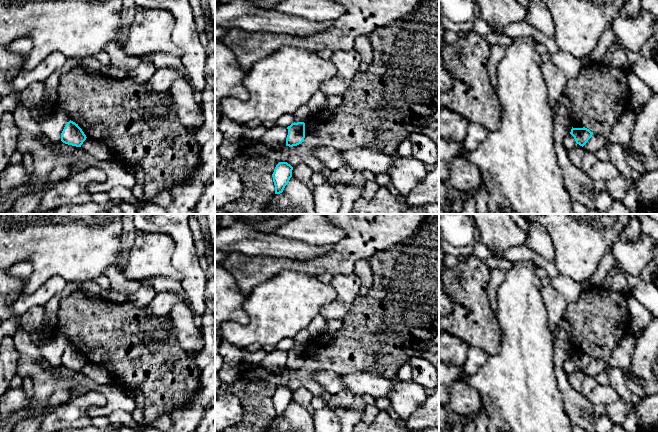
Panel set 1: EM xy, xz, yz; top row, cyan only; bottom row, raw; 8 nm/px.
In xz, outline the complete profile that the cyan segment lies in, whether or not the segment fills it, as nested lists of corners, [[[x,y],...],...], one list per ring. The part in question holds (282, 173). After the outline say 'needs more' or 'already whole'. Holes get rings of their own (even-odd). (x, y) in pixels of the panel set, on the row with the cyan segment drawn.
[[[279,162],[272,174],[273,182],[275,185],[275,194],[283,192],[285,186],[289,183],[292,177],[293,167],[287,162]]]; already whole

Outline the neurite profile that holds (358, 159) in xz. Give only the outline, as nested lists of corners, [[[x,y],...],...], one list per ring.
[[[353,148],[341,151],[345,165],[353,171],[370,171],[374,174],[388,173],[396,155],[377,152],[368,148]]]

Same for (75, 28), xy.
[[[0,0],[0,45],[7,46],[20,37],[30,37],[32,48],[22,58],[22,69],[32,70],[50,53],[59,51],[66,58],[83,59],[95,56],[110,42],[116,42],[128,55],[138,58],[151,54],[166,54],[181,57],[183,52],[171,40],[175,25],[173,15],[163,9],[142,8],[136,11],[125,39],[122,39],[120,14],[123,0]]]

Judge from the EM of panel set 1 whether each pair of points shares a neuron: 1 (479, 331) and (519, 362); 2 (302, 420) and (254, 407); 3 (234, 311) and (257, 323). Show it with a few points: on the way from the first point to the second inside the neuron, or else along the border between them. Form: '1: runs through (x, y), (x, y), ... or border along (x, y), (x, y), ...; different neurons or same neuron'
1: border along (498, 324), (501, 345), (490, 356); different neurons
2: border along (274, 417), (269, 421); different neurons
3: border along (247, 296), (243, 310), (248, 322), (226, 322); different neurons

